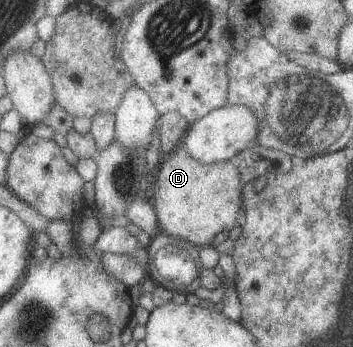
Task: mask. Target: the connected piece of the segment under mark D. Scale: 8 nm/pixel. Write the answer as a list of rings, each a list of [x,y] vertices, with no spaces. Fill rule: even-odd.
[[[181,147],[177,153],[159,166],[152,180],[152,187],[152,199],[157,208],[162,232],[170,236],[187,240],[203,249],[205,246],[213,246],[214,239],[222,231],[230,231],[239,225],[240,209],[244,209],[244,184],[235,160],[204,164],[197,161],[185,148]]]

